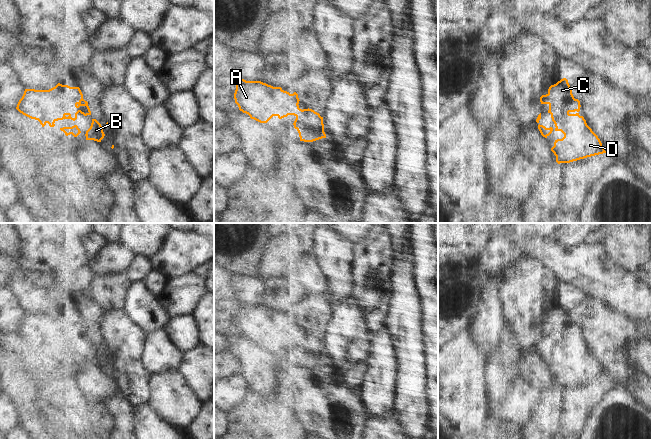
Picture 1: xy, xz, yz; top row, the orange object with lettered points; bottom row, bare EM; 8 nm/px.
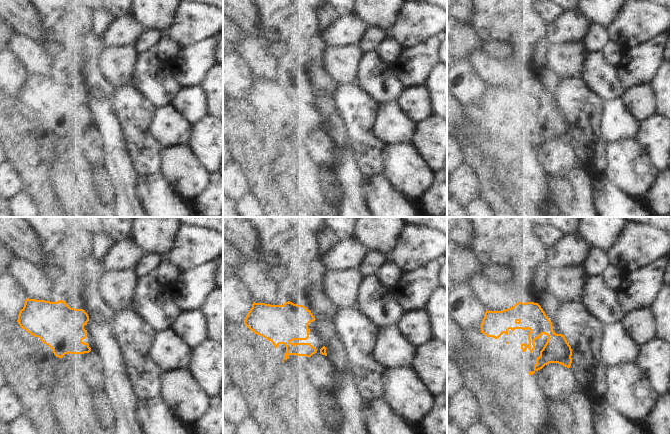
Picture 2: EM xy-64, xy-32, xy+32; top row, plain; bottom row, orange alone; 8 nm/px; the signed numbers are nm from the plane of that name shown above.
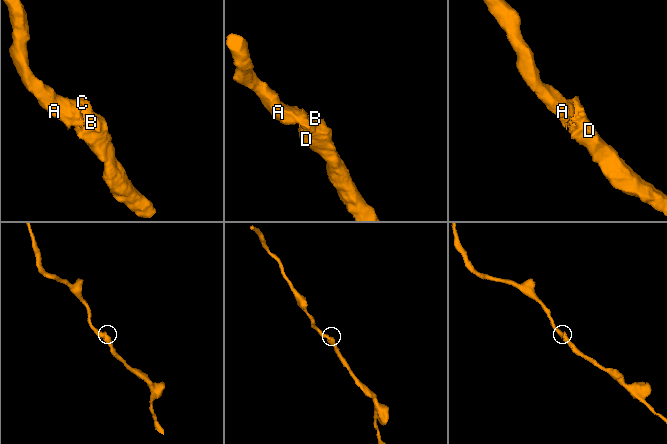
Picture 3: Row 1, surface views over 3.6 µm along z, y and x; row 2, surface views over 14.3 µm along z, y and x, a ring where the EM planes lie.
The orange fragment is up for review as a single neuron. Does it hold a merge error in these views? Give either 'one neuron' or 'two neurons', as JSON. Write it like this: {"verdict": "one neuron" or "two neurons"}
{"verdict": "one neuron"}

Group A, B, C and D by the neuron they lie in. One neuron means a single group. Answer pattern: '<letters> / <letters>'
A B C D

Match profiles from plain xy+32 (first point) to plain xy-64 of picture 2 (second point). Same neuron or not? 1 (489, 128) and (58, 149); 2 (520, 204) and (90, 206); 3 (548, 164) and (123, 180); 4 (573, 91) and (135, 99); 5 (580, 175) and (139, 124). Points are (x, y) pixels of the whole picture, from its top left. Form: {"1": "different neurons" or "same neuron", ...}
{"1": "different neurons", "2": "different neurons", "3": "different neurons", "4": "same neuron", "5": "different neurons"}

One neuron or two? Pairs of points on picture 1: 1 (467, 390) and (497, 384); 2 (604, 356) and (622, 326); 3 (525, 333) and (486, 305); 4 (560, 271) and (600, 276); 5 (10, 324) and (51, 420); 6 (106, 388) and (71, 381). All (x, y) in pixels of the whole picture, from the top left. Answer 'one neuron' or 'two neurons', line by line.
1: two neurons
2: one neuron
3: two neurons
4: one neuron
5: two neurons
6: one neuron

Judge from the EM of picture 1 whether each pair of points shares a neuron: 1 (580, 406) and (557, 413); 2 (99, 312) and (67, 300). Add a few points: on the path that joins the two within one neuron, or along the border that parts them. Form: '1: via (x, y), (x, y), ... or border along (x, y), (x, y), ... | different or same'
1: via (574, 406), (567, 413), (563, 413) | same
2: via (91, 311), (86, 306), (75, 306) | same

